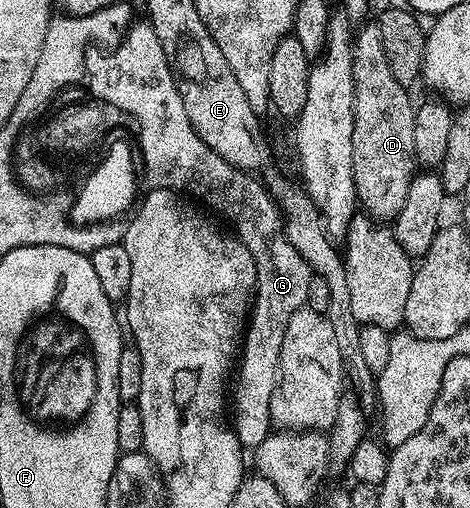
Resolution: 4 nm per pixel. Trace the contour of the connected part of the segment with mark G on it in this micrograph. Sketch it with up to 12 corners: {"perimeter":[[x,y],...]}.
{"perimeter":[[152,25],[90,46],[88,94],[141,130],[144,186],[214,207],[255,257],[233,432],[271,434],[314,274],[256,174],[195,133]]}

